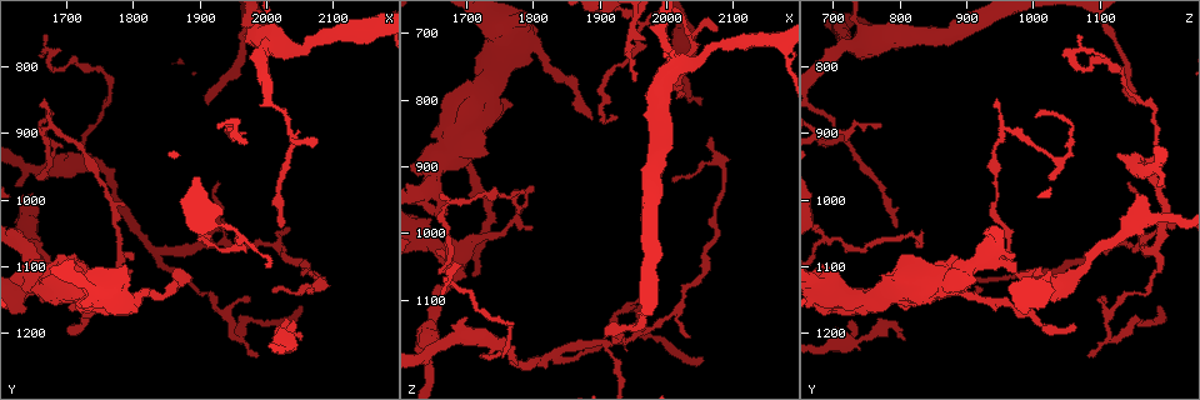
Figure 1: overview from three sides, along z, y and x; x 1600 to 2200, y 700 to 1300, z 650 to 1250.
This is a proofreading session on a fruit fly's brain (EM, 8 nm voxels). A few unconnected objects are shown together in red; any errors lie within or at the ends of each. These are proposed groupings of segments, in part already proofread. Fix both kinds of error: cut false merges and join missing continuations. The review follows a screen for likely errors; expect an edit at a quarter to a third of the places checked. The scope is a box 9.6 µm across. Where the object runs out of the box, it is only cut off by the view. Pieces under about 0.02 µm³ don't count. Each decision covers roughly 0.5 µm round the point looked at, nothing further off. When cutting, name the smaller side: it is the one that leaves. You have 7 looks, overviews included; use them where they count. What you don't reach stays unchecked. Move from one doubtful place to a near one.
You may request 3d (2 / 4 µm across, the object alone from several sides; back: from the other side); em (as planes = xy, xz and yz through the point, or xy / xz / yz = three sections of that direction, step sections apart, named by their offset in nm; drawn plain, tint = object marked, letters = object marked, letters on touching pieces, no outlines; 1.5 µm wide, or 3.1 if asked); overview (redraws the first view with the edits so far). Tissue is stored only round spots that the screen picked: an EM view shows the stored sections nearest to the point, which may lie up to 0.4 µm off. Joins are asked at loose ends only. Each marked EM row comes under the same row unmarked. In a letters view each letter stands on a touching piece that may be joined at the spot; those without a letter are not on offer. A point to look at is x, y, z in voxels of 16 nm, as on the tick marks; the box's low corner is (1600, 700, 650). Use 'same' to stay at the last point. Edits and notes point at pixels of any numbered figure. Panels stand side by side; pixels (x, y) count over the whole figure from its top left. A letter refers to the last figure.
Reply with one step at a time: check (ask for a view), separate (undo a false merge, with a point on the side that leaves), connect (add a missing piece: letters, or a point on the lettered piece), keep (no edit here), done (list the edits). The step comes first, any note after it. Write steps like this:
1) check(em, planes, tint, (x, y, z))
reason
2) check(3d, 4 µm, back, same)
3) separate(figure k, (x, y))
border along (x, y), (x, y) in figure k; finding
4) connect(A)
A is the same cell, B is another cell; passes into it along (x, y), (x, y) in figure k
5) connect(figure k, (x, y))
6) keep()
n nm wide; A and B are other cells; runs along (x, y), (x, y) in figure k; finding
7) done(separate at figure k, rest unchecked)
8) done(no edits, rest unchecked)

check(3d, 2 µm, (2065, 1135, 860))
free end

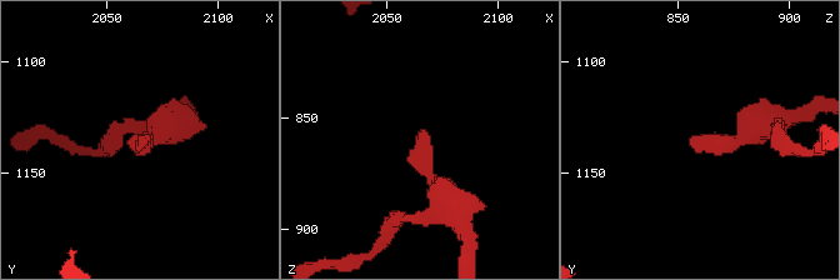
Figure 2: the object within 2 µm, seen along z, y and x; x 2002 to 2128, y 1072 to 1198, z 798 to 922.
check(em, 3.1 µm, planes, letters, (2067, 1133, 856))

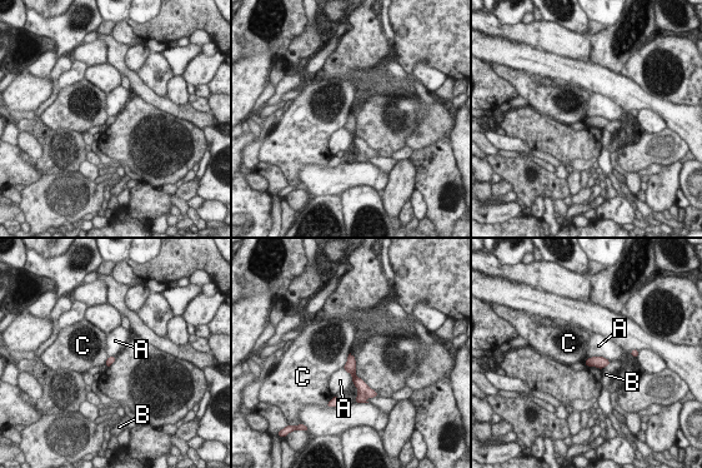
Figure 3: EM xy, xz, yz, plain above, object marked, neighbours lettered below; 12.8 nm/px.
keep()
A touches over 300 nm; A, B and C are other cells; border along (588, 357), (605, 357), (610, 362) in figure 3; none of them fits

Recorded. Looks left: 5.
check(3d, 4 µm, (1960, 1210, 1125))
abrupt turn

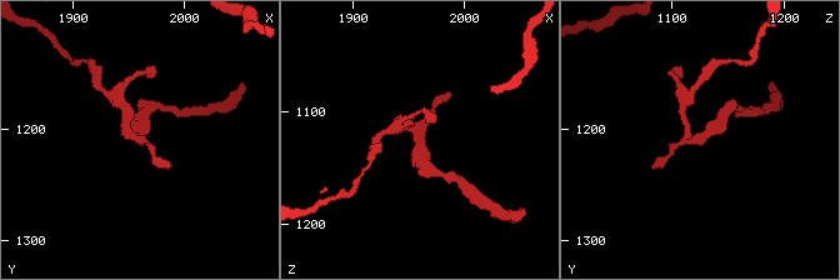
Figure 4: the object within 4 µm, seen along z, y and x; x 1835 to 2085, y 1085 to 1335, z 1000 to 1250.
check(em, xz, step 4, tint, (1956, 1208, 1126))
need the tissue

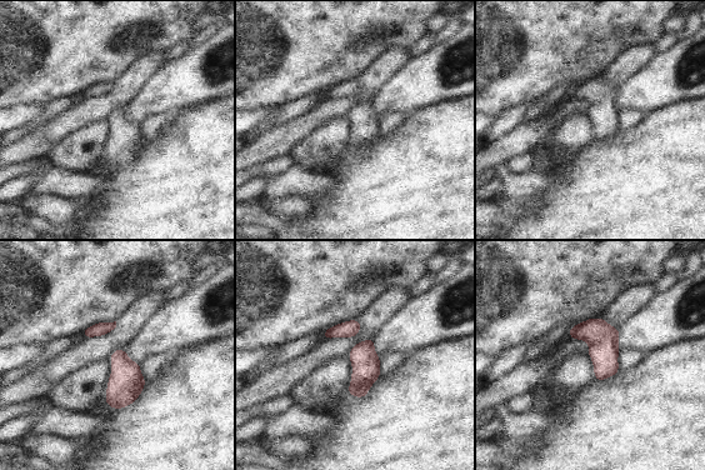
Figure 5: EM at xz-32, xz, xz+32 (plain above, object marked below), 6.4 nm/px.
check(em, planes, letters, same)

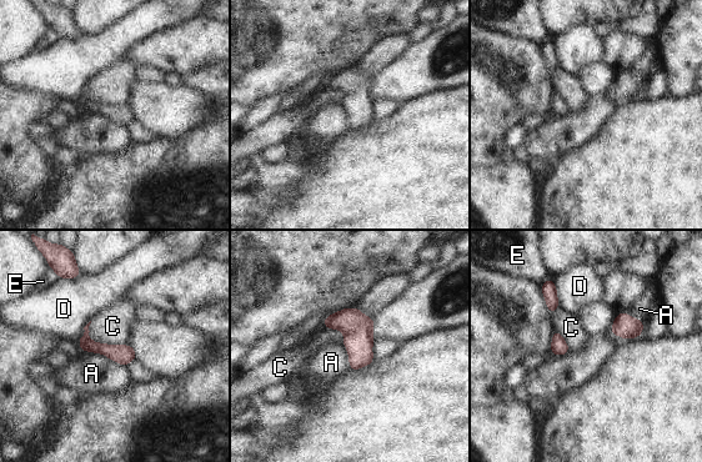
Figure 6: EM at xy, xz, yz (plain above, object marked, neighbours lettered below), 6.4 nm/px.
keep()
A, C, D and E are other cells; runs along (81, 342), (131, 356) in figure 6; continuous, no second neuron

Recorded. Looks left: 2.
done(no edits, rest unchecked)

